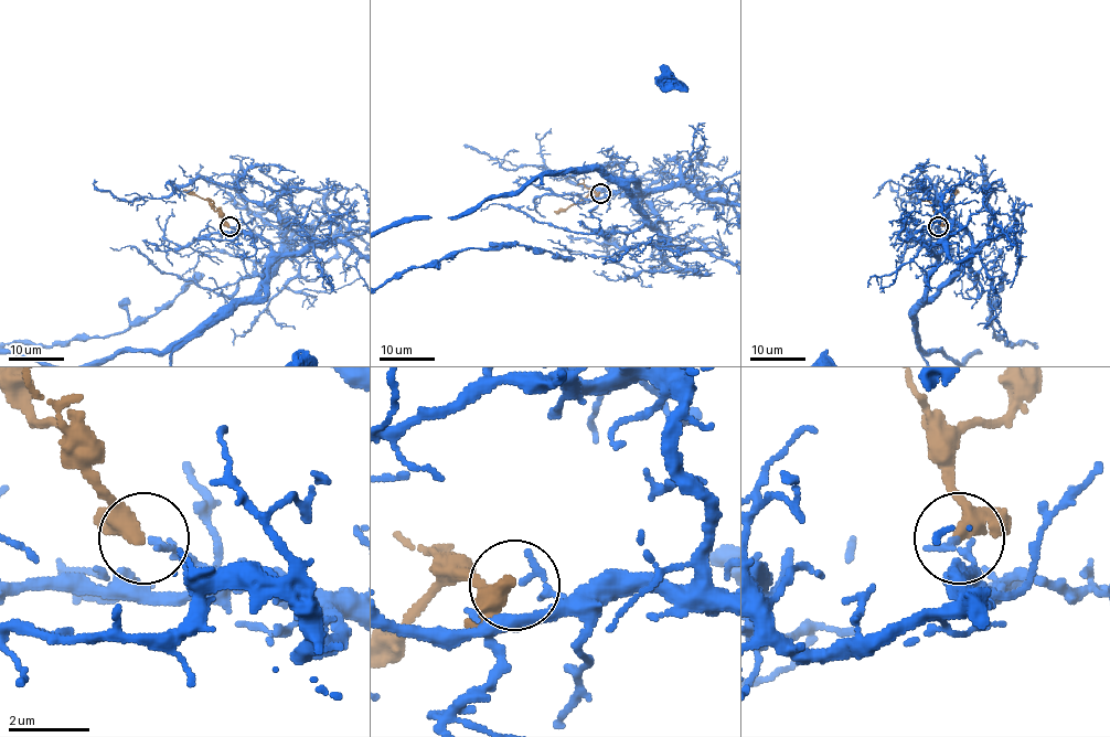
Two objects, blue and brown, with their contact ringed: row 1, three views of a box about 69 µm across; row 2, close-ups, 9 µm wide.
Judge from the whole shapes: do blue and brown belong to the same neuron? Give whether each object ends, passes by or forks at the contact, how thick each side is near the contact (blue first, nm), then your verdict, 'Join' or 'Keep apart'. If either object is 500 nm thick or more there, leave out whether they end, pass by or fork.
At the ring blue passes by. At the ring brown passes by. Thickness 110 nm (blue) against 320 nm. Keep apart

